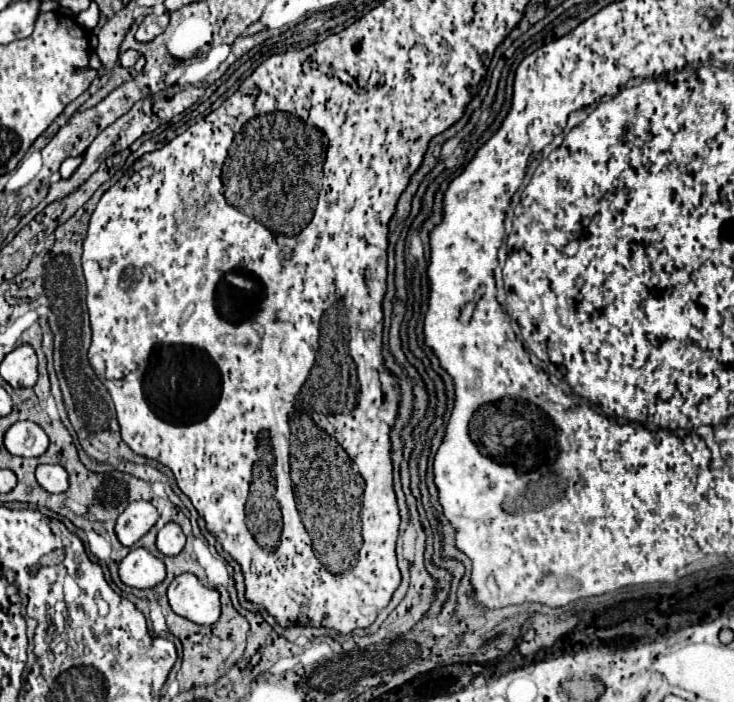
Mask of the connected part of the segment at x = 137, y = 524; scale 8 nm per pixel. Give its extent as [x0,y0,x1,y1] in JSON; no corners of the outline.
[115,502,159,546]

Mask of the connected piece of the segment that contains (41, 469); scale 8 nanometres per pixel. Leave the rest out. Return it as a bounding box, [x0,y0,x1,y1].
[37,464,69,492]

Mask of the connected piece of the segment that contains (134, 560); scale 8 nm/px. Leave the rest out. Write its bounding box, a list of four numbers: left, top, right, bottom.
[119,548,165,588]

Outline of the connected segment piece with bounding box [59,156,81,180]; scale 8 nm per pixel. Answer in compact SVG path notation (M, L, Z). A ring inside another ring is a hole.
M77 156L77 158L67 158L67 160L61 164L61 170L59 170L61 178L63 178L63 180L71 178L73 172L79 168L79 164L81 164L81 158L79 158L79 156Z

